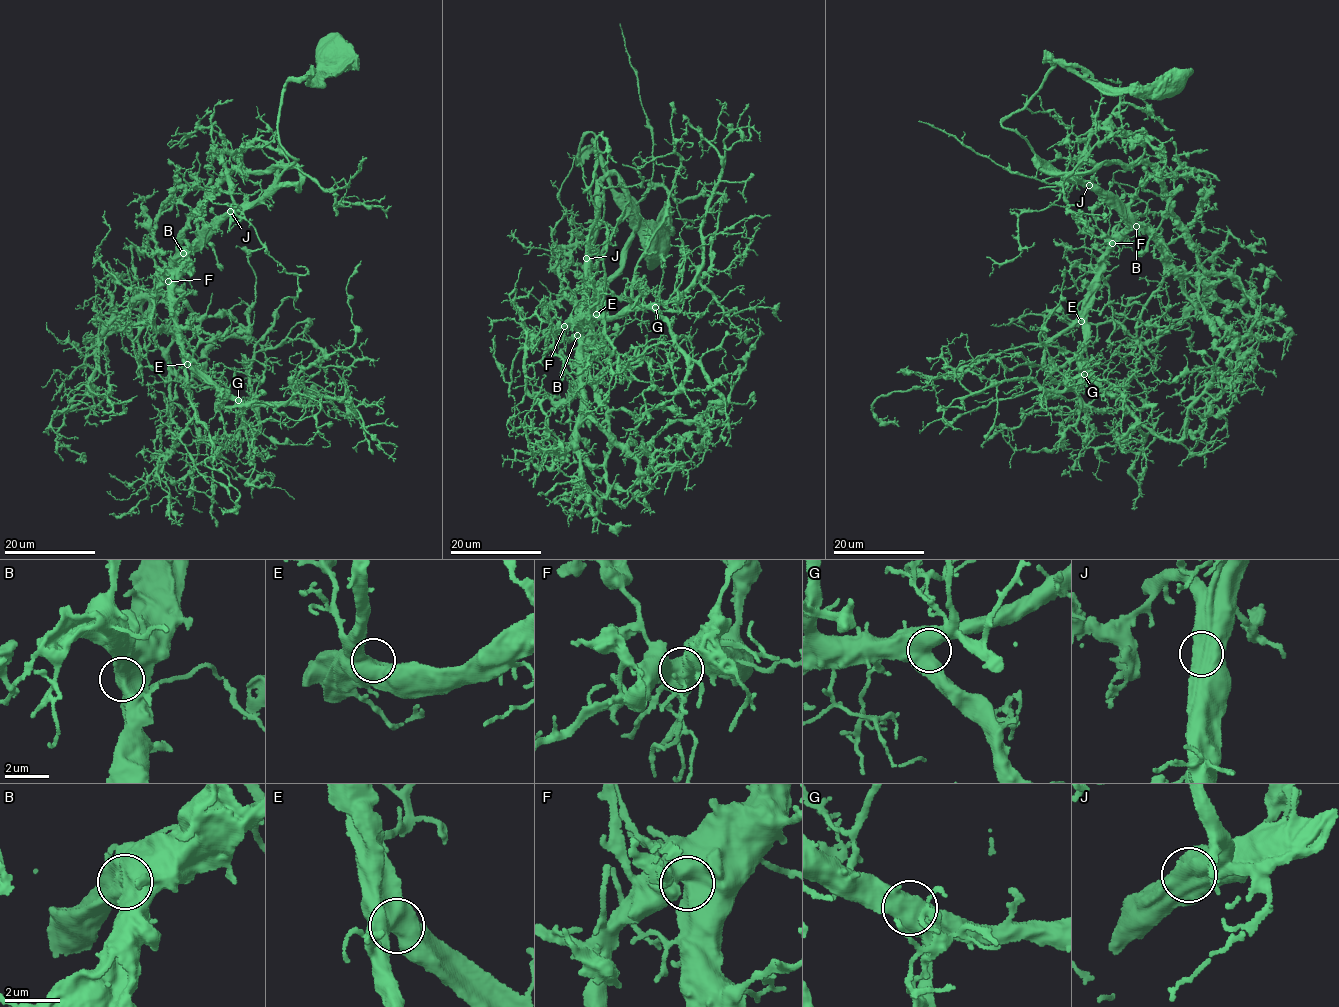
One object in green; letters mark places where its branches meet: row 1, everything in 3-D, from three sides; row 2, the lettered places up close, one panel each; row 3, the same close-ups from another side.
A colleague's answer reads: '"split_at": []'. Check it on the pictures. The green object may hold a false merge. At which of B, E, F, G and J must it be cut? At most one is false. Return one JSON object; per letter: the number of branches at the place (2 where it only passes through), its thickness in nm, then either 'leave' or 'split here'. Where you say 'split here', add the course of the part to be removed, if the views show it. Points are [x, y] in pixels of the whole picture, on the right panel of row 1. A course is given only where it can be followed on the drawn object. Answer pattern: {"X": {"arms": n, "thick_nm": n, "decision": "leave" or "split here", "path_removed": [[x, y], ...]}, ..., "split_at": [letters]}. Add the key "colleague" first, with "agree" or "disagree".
{"colleague": "agree", "B": {"arms": 1, "thick_nm": 900, "decision": "leave"}, "E": {"arms": 1, "thick_nm": 900, "decision": "leave"}, "F": {"arms": 1, "thick_nm": 850, "decision": "leave"}, "G": {"arms": 2, "thick_nm": 650, "decision": "leave"}, "J": {"arms": 1, "thick_nm": 1150, "decision": "leave"}, "split_at": []}

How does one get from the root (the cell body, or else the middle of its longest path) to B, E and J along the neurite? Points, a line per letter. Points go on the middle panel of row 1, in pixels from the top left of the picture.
B: (661, 245), (597, 155), (576, 162), (581, 136), (596, 140), (599, 217), (577, 335)
E: (661, 245), (597, 155), (576, 162), (581, 136), (596, 140), (599, 217), (590, 305), (569, 321), (596, 314)
J: (661, 245), (612, 188), (597, 155), (582, 153), (576, 162), (588, 132), (599, 152), (599, 217), (587, 259)

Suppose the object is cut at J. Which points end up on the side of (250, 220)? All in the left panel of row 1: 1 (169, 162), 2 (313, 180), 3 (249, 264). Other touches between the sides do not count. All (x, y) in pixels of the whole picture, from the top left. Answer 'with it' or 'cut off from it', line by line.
1: cut off from it
2: with it
3: cut off from it

